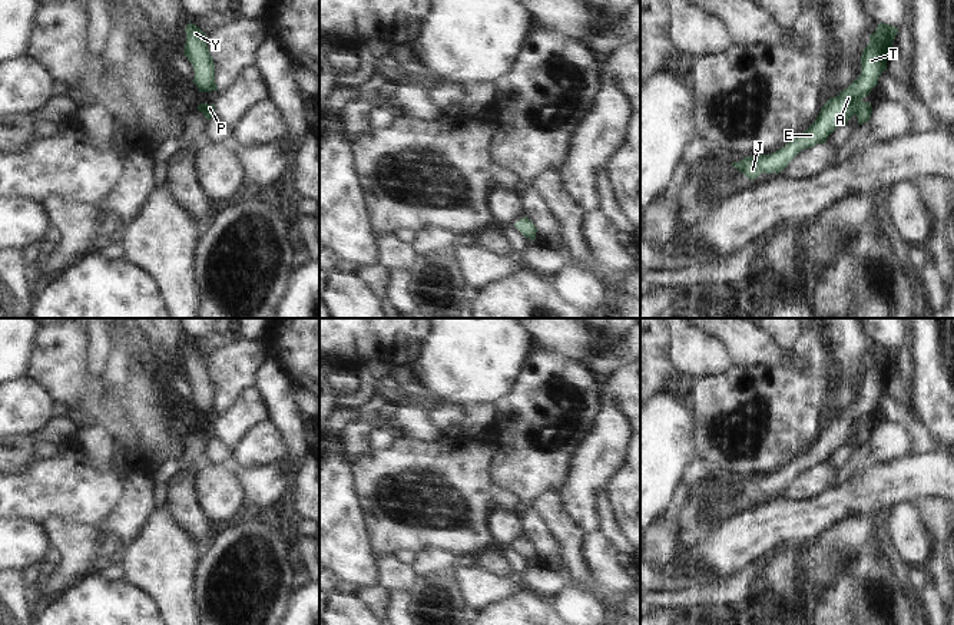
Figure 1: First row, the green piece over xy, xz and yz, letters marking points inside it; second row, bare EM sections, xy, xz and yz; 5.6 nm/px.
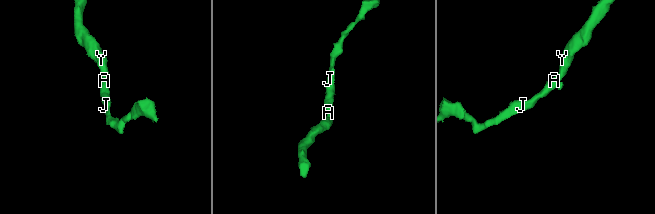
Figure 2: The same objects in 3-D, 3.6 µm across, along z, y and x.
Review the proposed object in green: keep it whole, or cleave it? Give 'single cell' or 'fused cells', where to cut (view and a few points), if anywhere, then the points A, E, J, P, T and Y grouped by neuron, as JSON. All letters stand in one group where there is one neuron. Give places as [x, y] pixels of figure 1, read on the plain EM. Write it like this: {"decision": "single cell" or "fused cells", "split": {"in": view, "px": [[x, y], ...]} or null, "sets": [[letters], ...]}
{"decision": "single cell", "split": null, "sets": [["A", "E", "J", "P", "T", "Y"]]}

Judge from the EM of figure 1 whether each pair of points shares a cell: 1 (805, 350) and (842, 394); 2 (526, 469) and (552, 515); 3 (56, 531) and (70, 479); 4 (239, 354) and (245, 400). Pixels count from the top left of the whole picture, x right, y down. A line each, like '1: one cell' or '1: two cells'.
1: two cells
2: two cells
3: two cells
4: two cells

